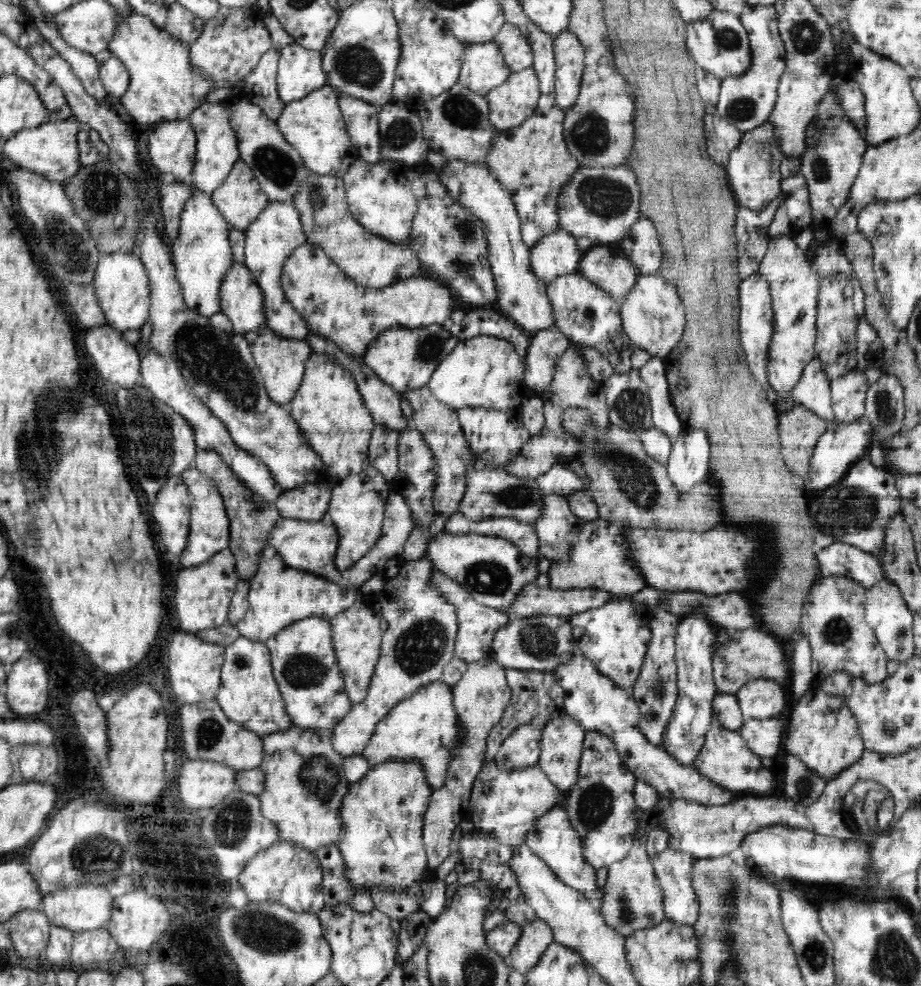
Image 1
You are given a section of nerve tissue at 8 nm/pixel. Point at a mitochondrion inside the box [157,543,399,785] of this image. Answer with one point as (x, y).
(302, 670)

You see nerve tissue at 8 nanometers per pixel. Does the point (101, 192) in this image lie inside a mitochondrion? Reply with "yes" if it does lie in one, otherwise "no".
yes

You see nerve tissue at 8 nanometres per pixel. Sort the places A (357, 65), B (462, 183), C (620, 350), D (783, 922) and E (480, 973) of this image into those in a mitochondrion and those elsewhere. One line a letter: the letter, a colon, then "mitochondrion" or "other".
A: mitochondrion
B: other
C: other
D: other
E: mitochondrion

